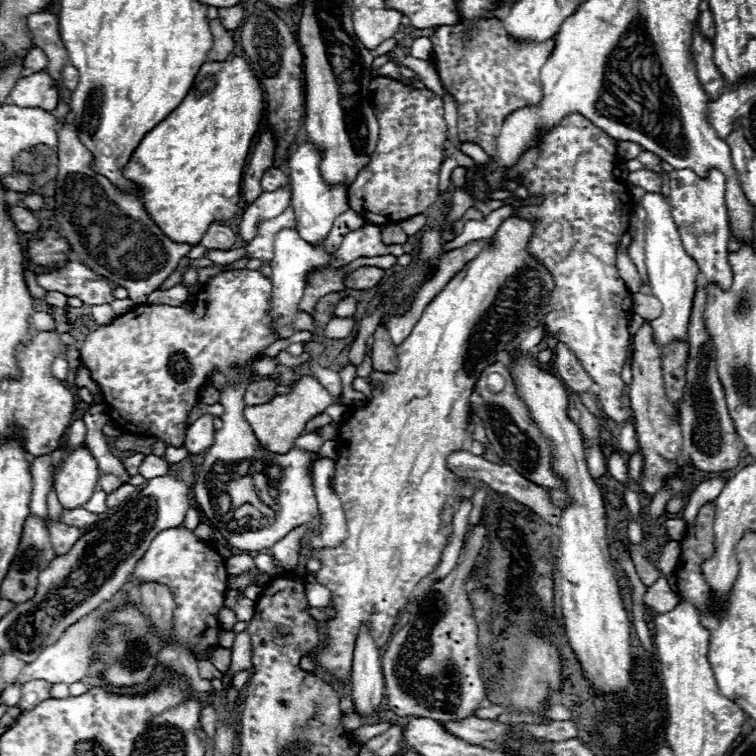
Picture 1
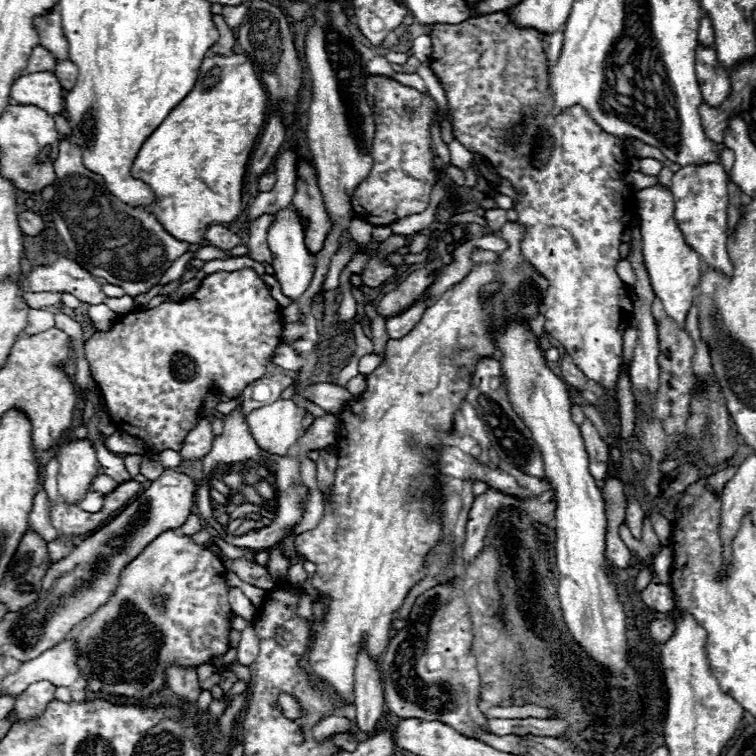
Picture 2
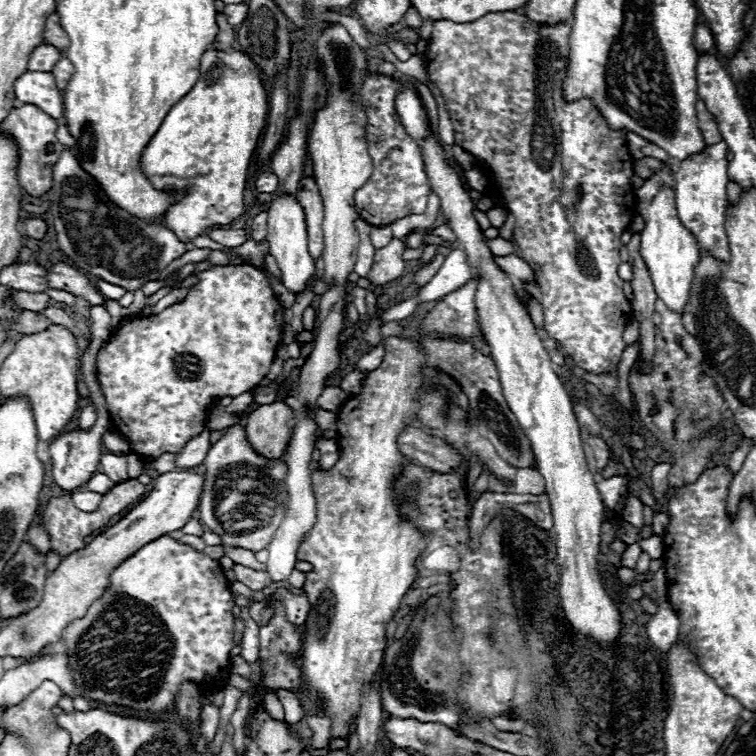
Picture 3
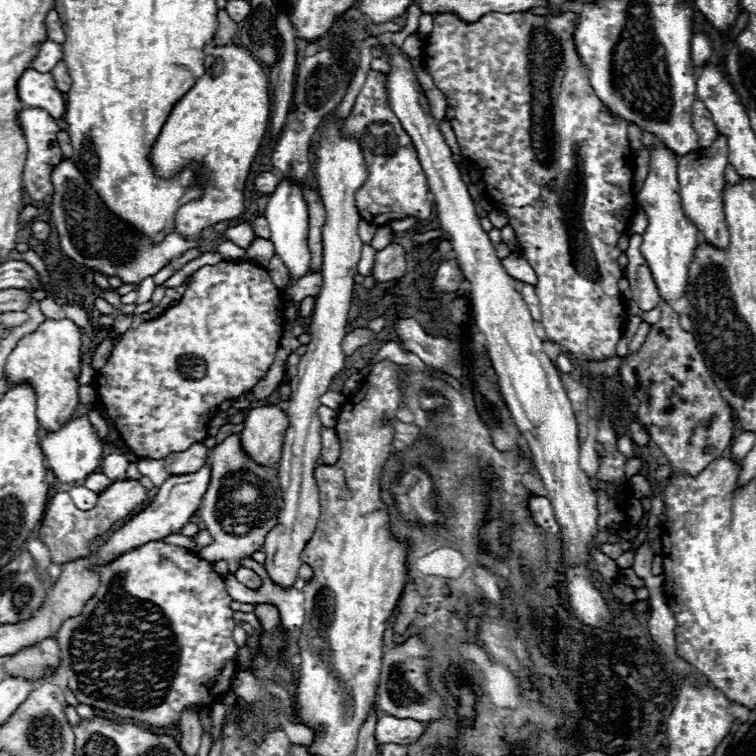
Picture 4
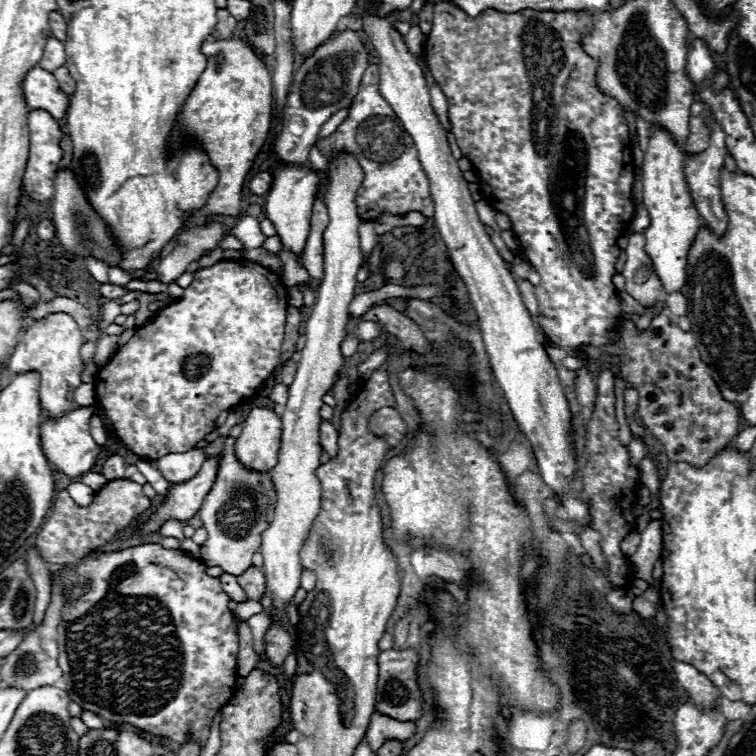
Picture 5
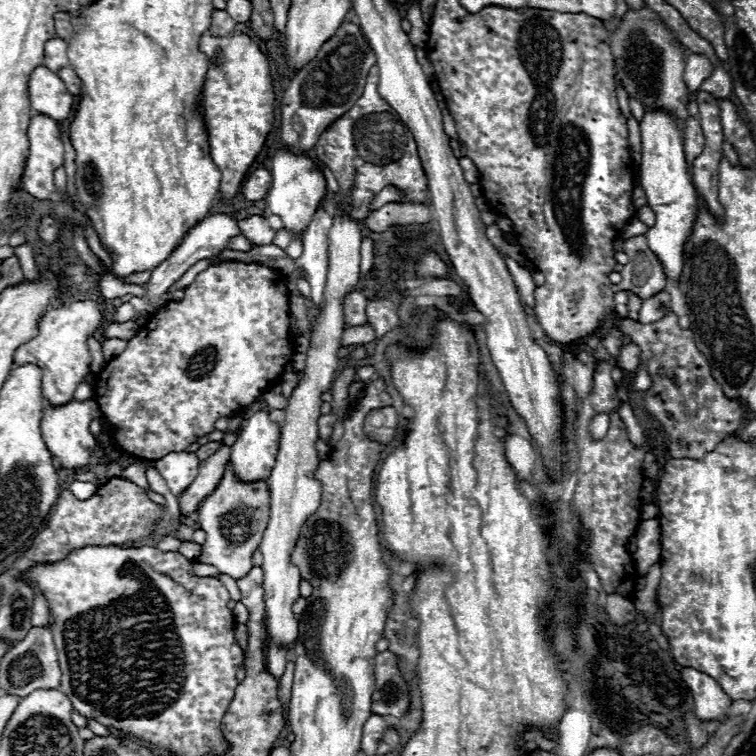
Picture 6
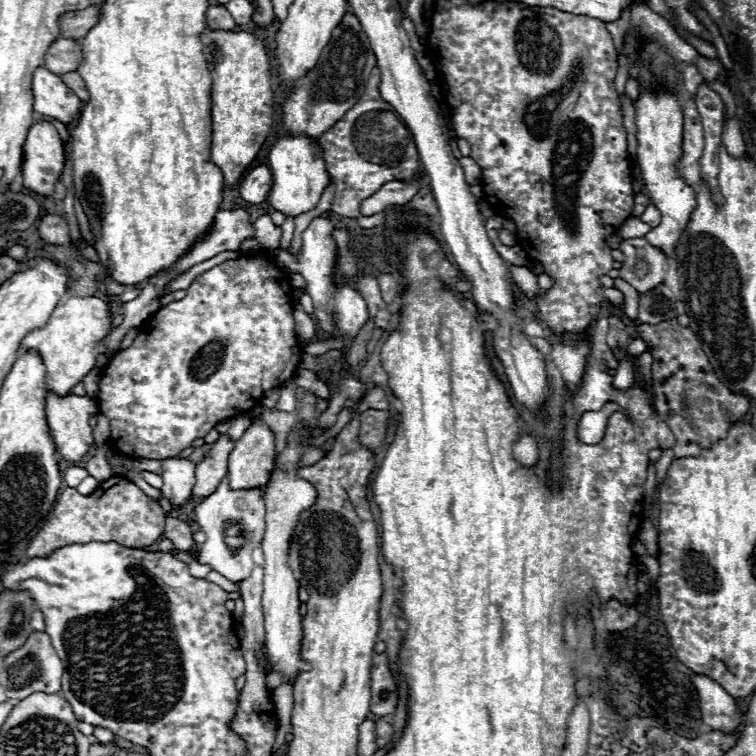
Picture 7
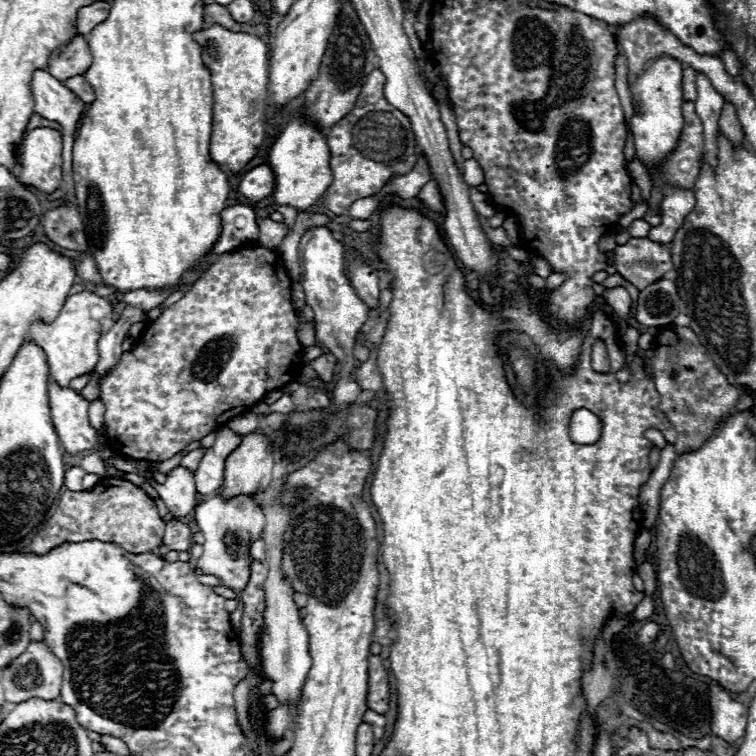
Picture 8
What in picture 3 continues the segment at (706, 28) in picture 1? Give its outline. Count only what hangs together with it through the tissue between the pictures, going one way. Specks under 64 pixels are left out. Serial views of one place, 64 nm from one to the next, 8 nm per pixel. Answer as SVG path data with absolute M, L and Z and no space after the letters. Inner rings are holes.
M698 24L696 34L694 34L694 46L696 46L698 56L708 54L714 48L714 36L706 24Z

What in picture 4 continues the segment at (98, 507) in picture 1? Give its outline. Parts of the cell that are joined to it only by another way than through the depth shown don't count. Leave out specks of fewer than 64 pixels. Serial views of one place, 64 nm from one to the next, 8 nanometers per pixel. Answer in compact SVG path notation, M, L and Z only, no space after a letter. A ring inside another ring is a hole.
M72 486L70 488L70 496L72 496L72 502L80 510L90 510L90 506L94 506L94 502L98 500L98 494L88 490L86 486Z

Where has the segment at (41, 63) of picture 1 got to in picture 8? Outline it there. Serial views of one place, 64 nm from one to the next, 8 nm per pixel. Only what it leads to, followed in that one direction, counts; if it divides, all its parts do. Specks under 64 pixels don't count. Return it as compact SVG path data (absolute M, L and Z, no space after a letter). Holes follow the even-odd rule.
M76 36L62 54L50 58L48 72L64 82L72 76L82 76L90 64L92 64L92 54L88 42L84 36Z

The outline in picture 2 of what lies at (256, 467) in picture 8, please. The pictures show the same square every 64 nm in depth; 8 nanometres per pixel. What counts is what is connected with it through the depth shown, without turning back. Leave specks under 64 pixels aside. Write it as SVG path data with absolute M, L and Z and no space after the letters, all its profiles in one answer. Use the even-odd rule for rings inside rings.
M276 400L274 404L252 410L246 416L246 424L250 428L252 438L264 452L276 454L276 456L286 456L288 448L292 444L296 444L296 440L302 436L302 412L304 410L294 400Z

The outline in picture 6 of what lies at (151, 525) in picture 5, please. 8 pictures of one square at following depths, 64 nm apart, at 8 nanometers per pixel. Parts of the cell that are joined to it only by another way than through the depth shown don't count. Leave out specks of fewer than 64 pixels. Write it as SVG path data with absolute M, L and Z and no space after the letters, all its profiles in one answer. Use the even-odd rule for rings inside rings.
M222 442L220 448L208 460L200 462L196 480L190 484L186 494L180 496L180 510L184 514L192 514L198 508L198 504L216 490L218 482L224 476L228 460L230 460L230 446Z

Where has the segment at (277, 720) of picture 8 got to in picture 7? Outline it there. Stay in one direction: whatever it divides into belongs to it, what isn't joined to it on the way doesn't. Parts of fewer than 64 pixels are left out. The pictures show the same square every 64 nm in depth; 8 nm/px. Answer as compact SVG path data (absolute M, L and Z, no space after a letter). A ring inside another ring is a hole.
M292 432L288 448L284 448L280 462L284 464L284 472L274 472L272 480L266 486L266 532L262 538L262 550L264 550L264 620L266 620L266 636L264 636L264 654L266 654L266 666L268 672L280 672L282 684L290 682L294 684L298 678L298 672L310 670L310 662L300 658L300 644L302 644L302 616L298 612L300 600L298 600L298 582L294 580L292 570L288 568L288 548L290 538L294 532L294 526L298 522L298 514L306 510L306 506L314 504L316 490L310 486L310 482L300 480L296 476L298 458L304 454L304 444L298 444L298 438L302 432Z

